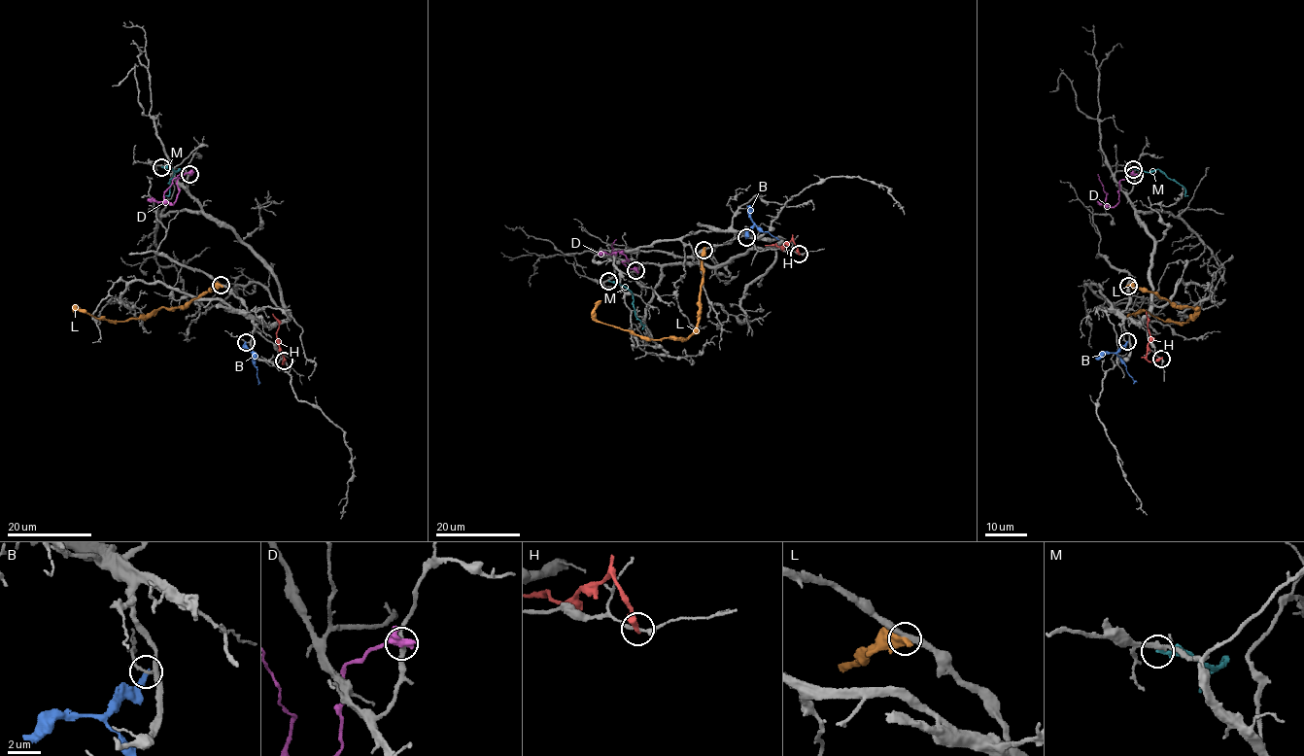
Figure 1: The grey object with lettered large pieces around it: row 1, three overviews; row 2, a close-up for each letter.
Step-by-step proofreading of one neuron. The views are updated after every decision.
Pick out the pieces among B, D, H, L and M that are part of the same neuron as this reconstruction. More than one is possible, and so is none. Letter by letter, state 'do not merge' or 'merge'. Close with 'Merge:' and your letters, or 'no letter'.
B: do not merge
D: do not merge
H: do not merge
L: do not merge
M: do not merge
Merge: no letter

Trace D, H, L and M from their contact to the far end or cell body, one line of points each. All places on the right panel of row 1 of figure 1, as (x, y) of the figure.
D: (1134, 174), (1120, 181), (1119, 201), (1109, 207), (1105, 202), (1106, 195), (1097, 174)
H: (1160, 358), (1154, 361), (1147, 358), (1149, 333), (1146, 312)
L: (1127, 285), (1156, 292), (1175, 306), (1199, 309), (1186, 322), (1166, 322), (1144, 312), (1132, 313), (1127, 317)
M: (1134, 169), (1162, 171), (1185, 189), (1187, 196)

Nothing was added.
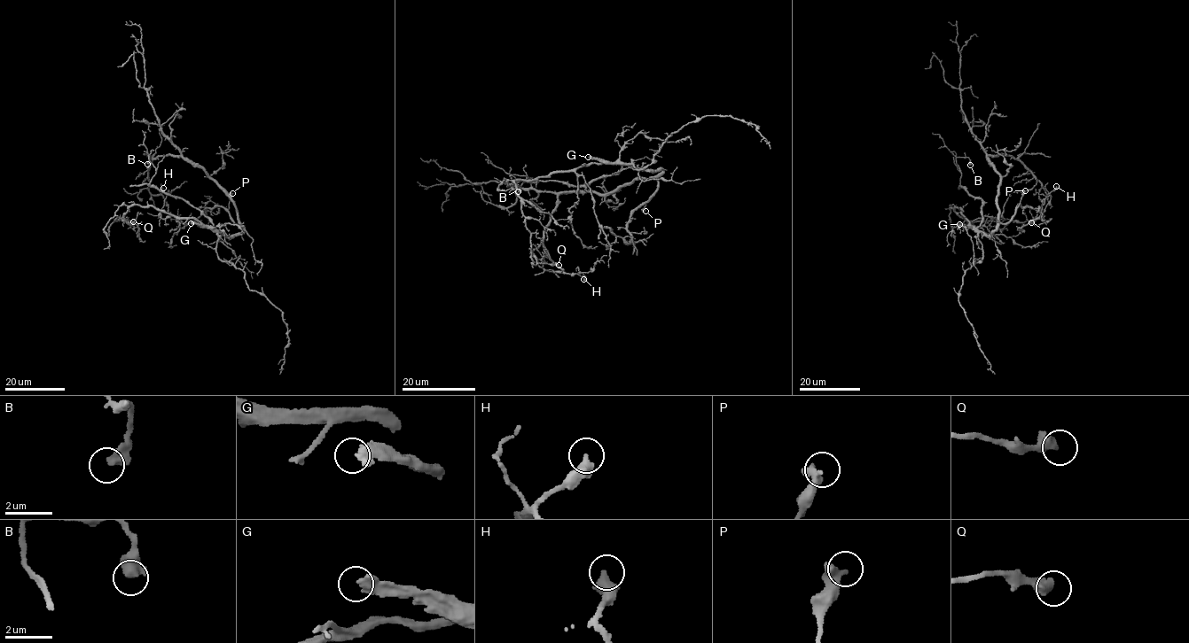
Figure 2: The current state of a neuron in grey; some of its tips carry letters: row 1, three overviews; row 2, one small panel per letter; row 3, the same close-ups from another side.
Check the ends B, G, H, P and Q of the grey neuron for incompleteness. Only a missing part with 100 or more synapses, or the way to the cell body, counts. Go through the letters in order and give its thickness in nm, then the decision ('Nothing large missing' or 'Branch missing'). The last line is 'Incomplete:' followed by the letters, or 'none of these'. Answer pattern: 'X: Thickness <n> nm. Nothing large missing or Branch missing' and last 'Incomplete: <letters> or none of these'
B: Thickness 550 nm. Nothing large missing
G: Thickness 440 nm. Branch missing
H: Thickness 480 nm. Nothing large missing
P: Thickness 460 nm. Nothing large missing
Q: Thickness 500 nm. Nothing large missing
Incomplete: G

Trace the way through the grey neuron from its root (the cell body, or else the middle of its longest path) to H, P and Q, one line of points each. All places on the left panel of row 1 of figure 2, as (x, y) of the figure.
H: (237, 217), (231, 197), (200, 167), (180, 156), (152, 158), (148, 173), (149, 191), (160, 194), (163, 188)
P: (237, 217), (238, 225), (228, 210), (232, 193)
Q: (237, 217), (243, 230), (231, 235), (151, 205), (131, 205), (123, 220), (115, 219), (133, 221)

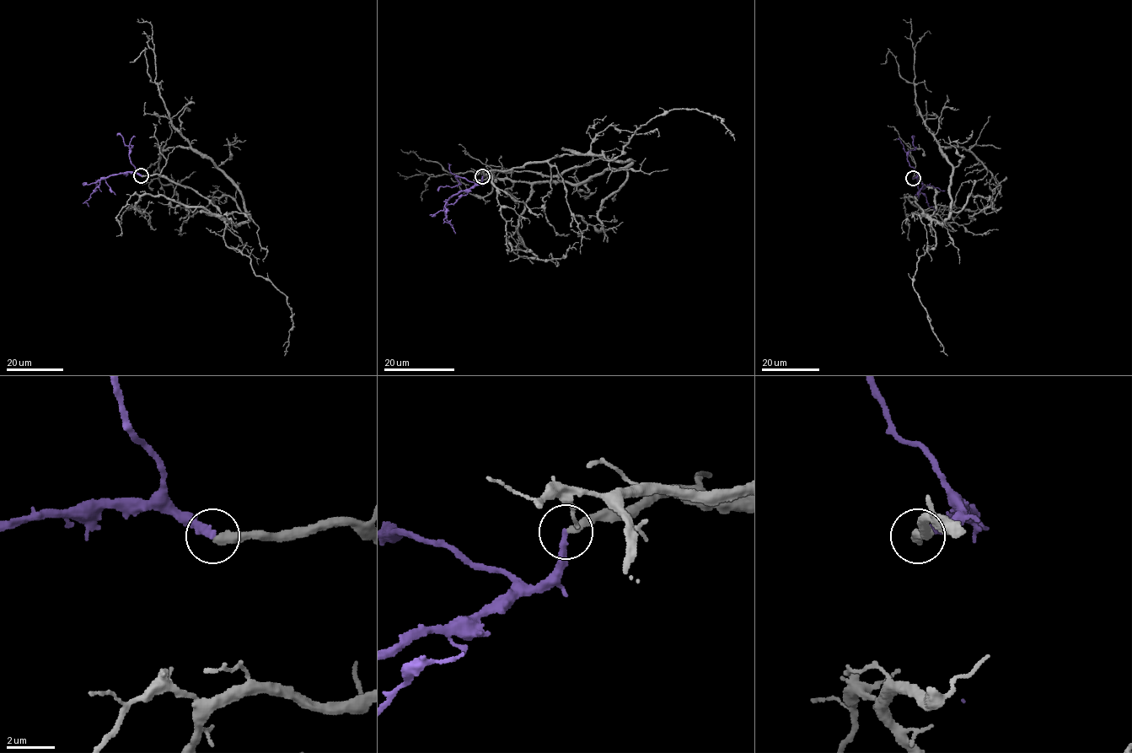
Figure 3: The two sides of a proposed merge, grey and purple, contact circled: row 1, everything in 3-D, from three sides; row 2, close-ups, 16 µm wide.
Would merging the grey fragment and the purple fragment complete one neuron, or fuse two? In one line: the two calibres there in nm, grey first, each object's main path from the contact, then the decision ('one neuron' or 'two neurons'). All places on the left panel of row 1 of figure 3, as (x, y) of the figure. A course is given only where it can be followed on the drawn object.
calibres 360 and 280 nm; course grey (141, 175), (195, 190), (233, 223), (249, 219), (238, 187), (173, 125), (155, 81), (152, 26), (137, 19); course purple (141, 175), (127, 172), (104, 177), (84, 201), (88, 207); one neuron

